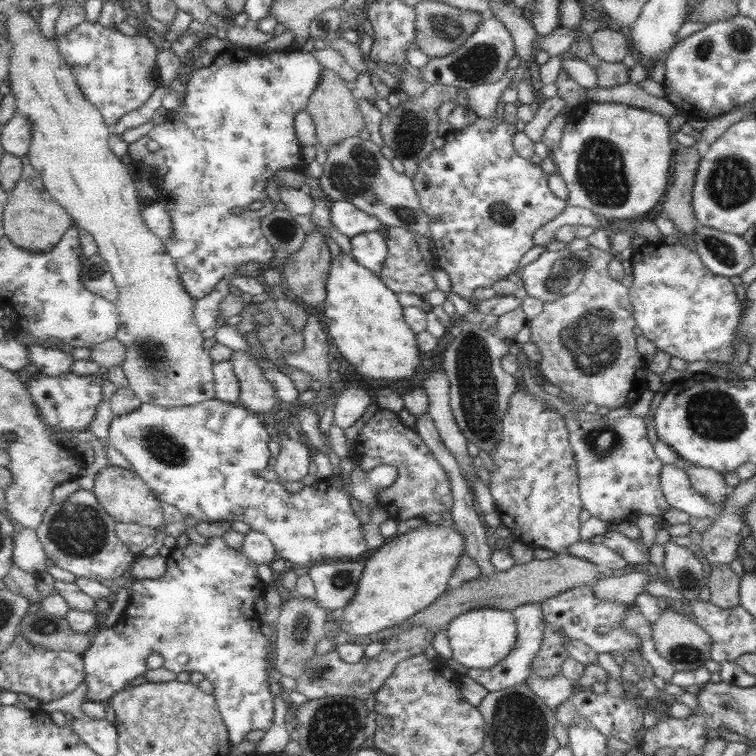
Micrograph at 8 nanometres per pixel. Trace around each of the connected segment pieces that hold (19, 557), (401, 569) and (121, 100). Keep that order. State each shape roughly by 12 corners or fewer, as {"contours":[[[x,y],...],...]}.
{"contours":[[[37,530],[15,533],[14,562],[36,575],[50,561]],[[452,522],[371,553],[337,619],[357,636],[411,620],[466,553]],[[85,21],[56,39],[110,126],[163,84],[142,25]]]}

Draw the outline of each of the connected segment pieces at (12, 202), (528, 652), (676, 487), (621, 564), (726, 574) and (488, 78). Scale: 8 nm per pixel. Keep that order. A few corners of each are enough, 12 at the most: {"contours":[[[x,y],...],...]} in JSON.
{"contours":[[[24,165],[5,212],[7,236],[46,254],[75,226]],[[541,603],[513,609],[515,650],[490,669],[466,676],[487,691],[505,690],[531,676],[547,627]],[[662,463],[665,502],[689,517],[717,520],[721,503],[709,503],[674,464]],[[583,539],[566,554],[583,557],[615,573],[627,566],[603,543]],[[711,565],[706,586],[719,608],[739,604],[739,577]],[[493,17],[463,47],[419,68],[425,82],[467,90],[499,82],[516,55]]]}

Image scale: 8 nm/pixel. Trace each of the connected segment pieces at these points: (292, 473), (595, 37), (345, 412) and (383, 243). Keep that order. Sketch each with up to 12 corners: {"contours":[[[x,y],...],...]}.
{"contours":[[[280,442],[274,470],[279,481],[297,482],[309,474],[308,444]],[[597,30],[590,35],[598,59],[620,62],[630,42],[625,31]],[[362,384],[337,396],[333,424],[353,426],[375,398]],[[379,232],[351,239],[351,255],[379,274],[386,266],[389,246]]]}

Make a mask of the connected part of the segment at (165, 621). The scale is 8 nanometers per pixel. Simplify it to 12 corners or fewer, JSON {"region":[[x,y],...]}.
{"region":[[171,548],[83,654],[109,702],[158,653],[214,687],[232,744],[274,726],[257,563]]}

